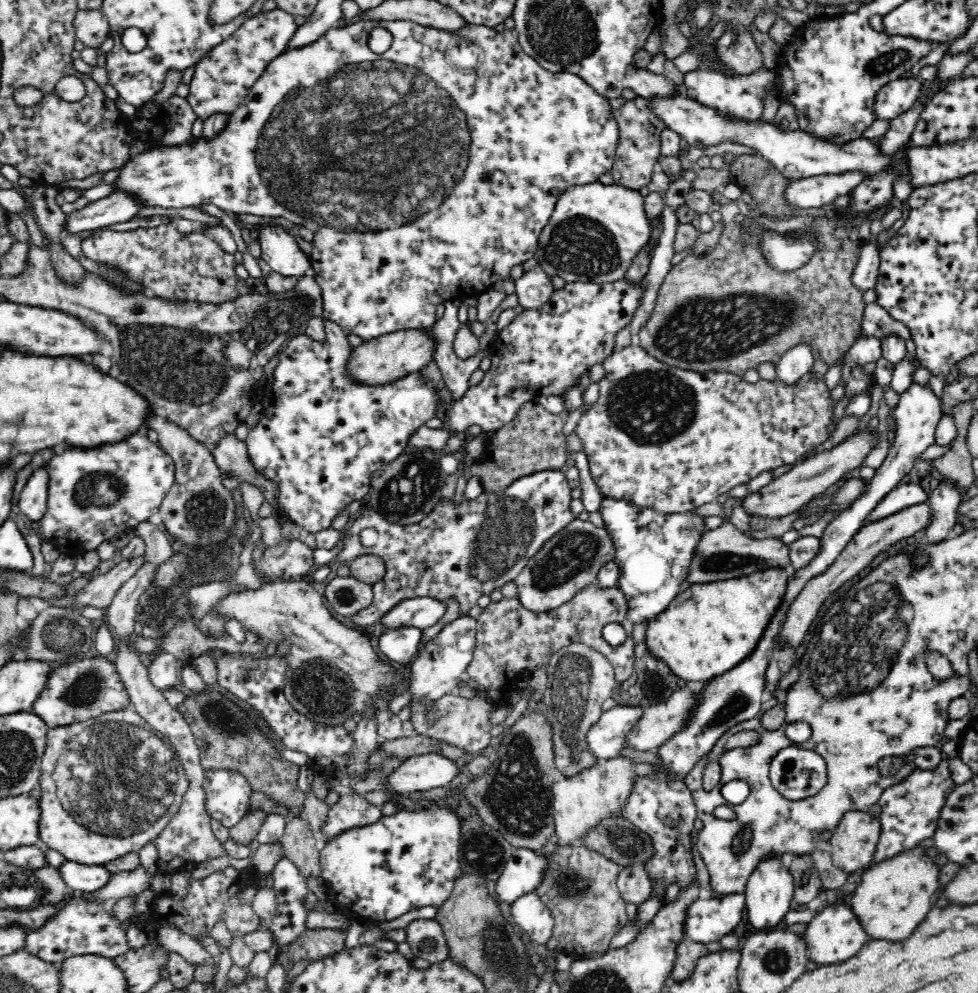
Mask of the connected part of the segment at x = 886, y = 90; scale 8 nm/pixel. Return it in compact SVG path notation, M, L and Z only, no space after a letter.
M913 76L886 83L874 96L874 120L890 121L908 110L920 94L924 81Z

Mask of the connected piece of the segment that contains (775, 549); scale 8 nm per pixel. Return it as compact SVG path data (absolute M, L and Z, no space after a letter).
M725 522L715 529L710 529L698 543L686 582L687 584L696 584L696 582L722 581L748 576L769 568L784 569L788 573L794 571L789 555L789 545L780 536L752 538L732 523Z

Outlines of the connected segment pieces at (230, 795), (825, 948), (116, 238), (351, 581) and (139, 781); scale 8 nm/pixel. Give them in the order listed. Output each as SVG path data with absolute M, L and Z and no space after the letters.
M226 770L206 771L206 780L204 782L204 791L206 791L206 808L211 818L216 818L225 828L232 828L240 822L240 818L249 812L248 797L252 794L251 785L242 777L242 774L236 772L227 772Z
M847 900L836 902L823 909L807 926L804 934L806 955L808 955L808 961L816 963L816 966L842 964L844 960L852 958L869 940L861 923L858 922L852 909L848 906Z
M160 223L152 228L140 228L126 232L114 232L96 229L82 242L84 256L96 262L103 262L116 270L126 271L130 282L141 287L154 297L166 300L191 301L201 304L219 304L233 302L241 296L238 289L238 277L234 268L234 255L230 255L208 234L180 234L175 224Z
M331 575L325 586L325 602L332 613L341 620L349 622L356 613L372 604L372 587L354 577Z
M129 707L120 711L102 714L99 718L92 718L85 722L74 723L73 725L58 725L49 729L48 734L46 734L46 748L44 748L44 754L42 754L41 778L38 785L41 791L38 799L38 809L40 809L38 836L42 844L52 848L52 850L57 850L64 856L65 860L92 866L106 864L106 862L120 858L130 851L139 851L143 846L152 842L176 814L184 793L189 788L189 781L185 776L185 771L176 751L170 746L168 738L151 727L142 716Z

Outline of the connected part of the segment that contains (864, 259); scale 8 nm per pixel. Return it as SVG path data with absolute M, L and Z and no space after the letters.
M873 242L862 245L858 252L858 260L852 270L850 281L856 289L860 289L863 293L874 288L874 284L876 284L876 276L878 276L878 268L880 268L879 256L880 253Z

